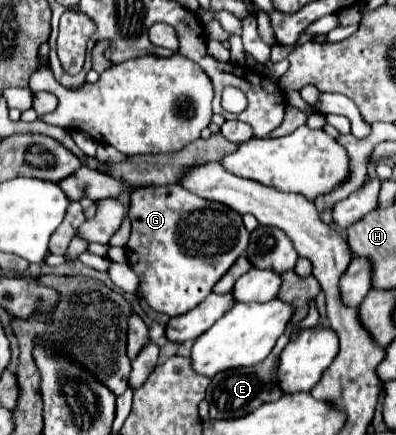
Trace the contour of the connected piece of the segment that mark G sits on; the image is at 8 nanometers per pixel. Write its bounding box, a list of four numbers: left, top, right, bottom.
[125,185,249,317]

